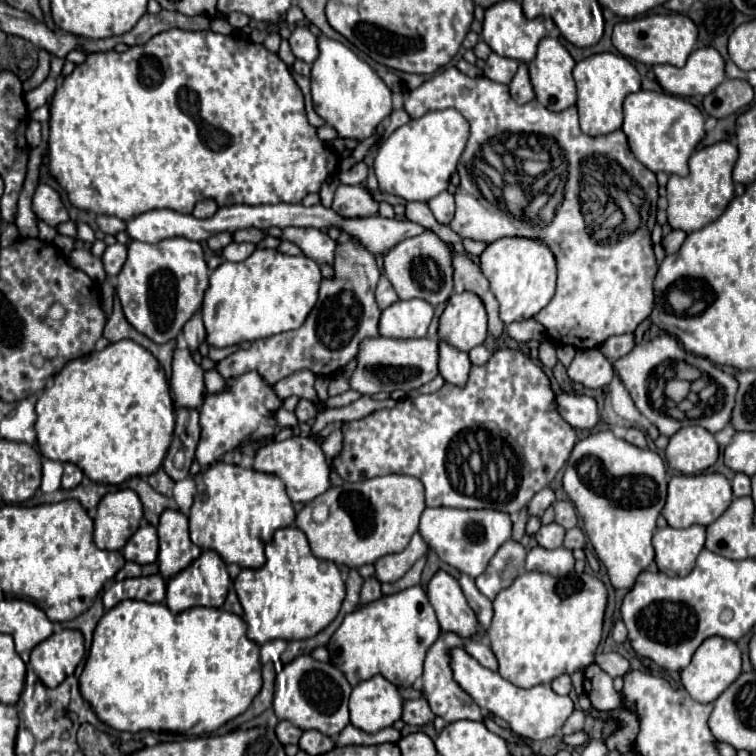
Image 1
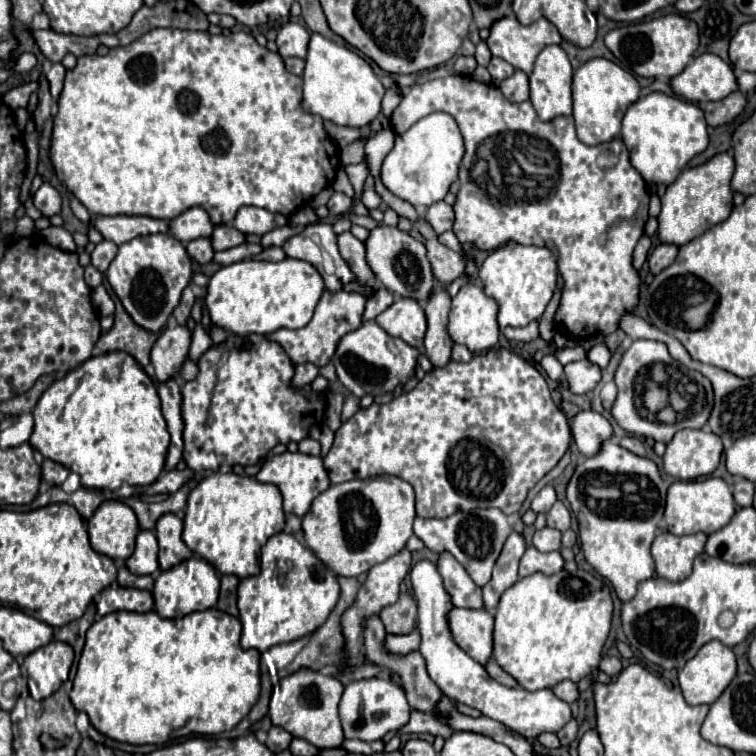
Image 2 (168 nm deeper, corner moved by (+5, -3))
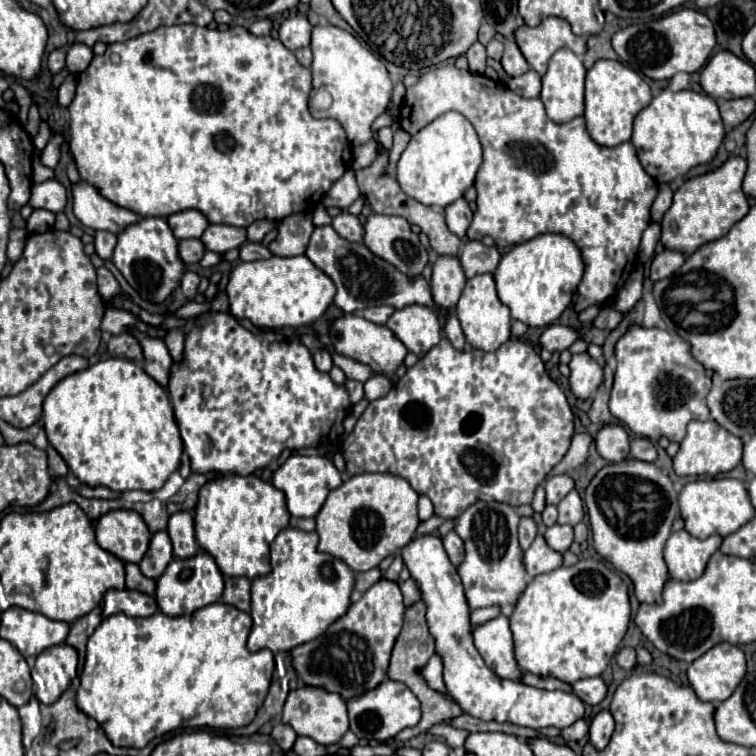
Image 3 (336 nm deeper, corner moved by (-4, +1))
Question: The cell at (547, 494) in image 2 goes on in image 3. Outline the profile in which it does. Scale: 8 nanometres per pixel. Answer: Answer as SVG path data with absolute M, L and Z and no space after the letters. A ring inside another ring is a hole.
M567 474L553 476L545 482L545 492L547 492L547 504L559 504L569 492L573 490L573 480Z

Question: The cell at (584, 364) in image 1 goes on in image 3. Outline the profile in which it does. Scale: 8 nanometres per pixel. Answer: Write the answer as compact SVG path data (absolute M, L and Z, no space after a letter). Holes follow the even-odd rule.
M577 354L569 362L569 368L571 368L571 376L569 376L571 392L581 400L593 396L603 382L601 362L593 360L589 354Z

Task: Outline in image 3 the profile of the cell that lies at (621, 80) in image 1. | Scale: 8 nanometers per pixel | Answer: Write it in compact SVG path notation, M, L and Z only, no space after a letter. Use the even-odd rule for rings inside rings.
M597 60L585 78L585 109L589 136L601 146L617 146L633 134L633 118L651 102L649 84L619 60Z

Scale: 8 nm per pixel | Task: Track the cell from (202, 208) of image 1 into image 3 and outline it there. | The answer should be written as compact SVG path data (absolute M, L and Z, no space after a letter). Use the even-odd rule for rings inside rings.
M183 210L183 212L171 214L167 222L177 240L201 238L201 232L205 232L205 228L209 226L209 220L205 218L205 214L197 210Z

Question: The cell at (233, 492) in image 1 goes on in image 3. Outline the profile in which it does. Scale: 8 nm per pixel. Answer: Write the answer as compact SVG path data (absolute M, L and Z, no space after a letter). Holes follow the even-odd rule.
M227 474L215 480L209 480L199 492L199 502L195 508L195 538L203 550L207 550L225 576L247 576L249 580L269 574L269 544L275 536L289 526L289 510L285 508L285 494L277 492L273 484L263 482L261 478L249 474Z

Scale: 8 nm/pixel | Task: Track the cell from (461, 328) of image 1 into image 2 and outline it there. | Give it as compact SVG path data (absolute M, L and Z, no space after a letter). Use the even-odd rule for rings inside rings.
M466 284L460 288L460 292L452 298L452 310L450 310L450 322L448 322L448 334L452 342L466 346L470 352L482 352L492 348L498 342L500 330L498 330L498 302L488 298L480 284Z

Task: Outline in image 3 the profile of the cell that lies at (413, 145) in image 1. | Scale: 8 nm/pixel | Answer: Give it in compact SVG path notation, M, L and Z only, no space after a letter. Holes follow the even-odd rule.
M451 110L421 128L415 136L411 136L397 162L397 182L401 184L401 190L417 202L425 206L445 208L461 198L473 184L481 162L481 144L475 128L463 114Z

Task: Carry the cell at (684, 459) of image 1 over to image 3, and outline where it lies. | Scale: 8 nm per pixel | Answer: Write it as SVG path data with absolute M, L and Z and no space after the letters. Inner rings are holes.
M715 420L691 422L687 426L687 436L679 444L679 452L673 458L673 470L679 476L715 476L733 470L741 462L743 442L733 436L725 428L721 428Z

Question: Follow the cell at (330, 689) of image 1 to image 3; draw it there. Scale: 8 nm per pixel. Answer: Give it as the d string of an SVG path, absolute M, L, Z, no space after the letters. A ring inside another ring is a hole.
M297 688L291 690L285 706L283 706L283 722L289 724L299 736L309 736L317 740L317 744L331 746L337 744L343 734L349 730L349 720L347 720L347 702L337 696L337 692L325 692L325 688Z

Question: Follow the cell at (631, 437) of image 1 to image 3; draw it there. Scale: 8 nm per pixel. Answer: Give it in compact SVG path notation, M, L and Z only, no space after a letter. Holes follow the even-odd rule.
M633 438L631 440L631 456L637 458L637 460L655 462L657 460L657 450L647 438Z

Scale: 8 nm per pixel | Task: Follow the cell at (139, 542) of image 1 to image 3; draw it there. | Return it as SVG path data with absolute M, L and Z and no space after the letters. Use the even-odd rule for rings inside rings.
M155 532L151 536L149 550L145 552L143 560L139 562L139 568L147 578L157 580L161 576L161 572L165 572L165 568L171 560L173 560L173 552L171 552L169 534L167 532Z

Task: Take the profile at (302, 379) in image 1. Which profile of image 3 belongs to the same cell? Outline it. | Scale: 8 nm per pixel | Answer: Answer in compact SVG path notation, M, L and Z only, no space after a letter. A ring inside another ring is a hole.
M317 350L313 354L313 360L315 360L315 368L319 372L329 372L331 366L333 366L333 360L331 360L331 354L327 350Z

